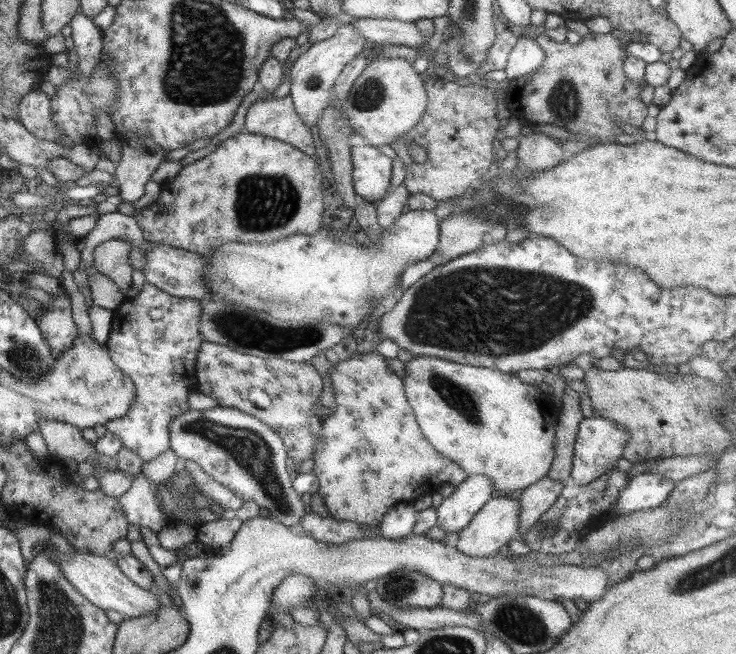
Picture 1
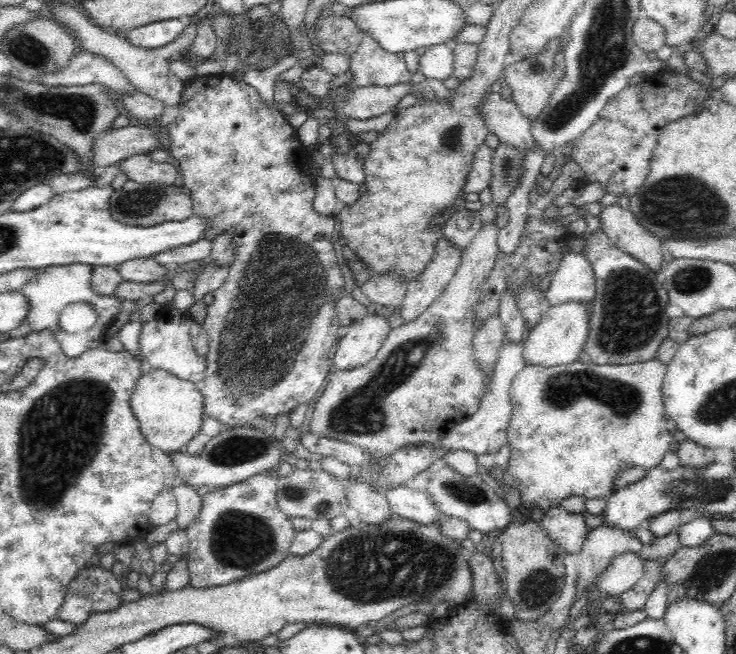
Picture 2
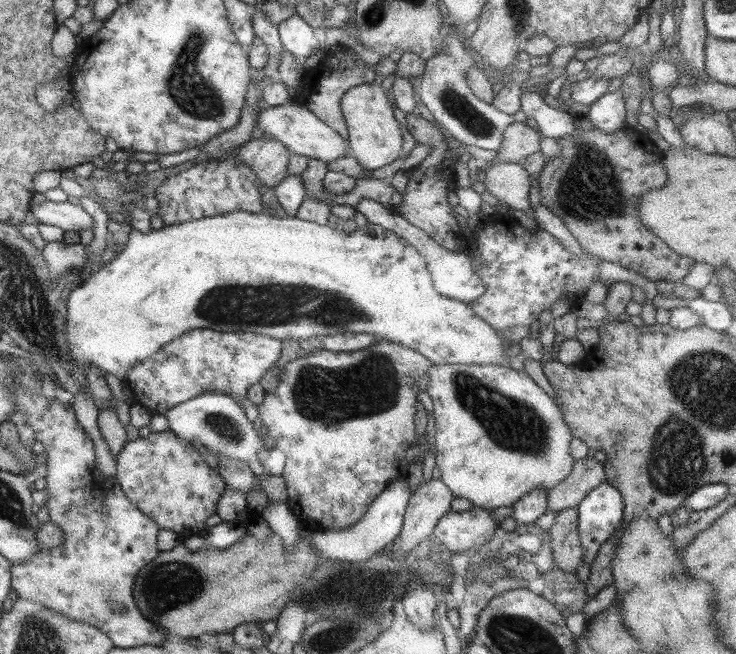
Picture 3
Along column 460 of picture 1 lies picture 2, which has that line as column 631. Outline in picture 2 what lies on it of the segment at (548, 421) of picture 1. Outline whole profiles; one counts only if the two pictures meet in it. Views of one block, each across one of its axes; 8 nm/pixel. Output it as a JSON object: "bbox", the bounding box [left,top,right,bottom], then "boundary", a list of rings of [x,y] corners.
{"bbox":[507,358,677,510],"boundary":[[[658,358],[602,366],[590,361],[550,368],[526,364],[510,387],[512,412],[507,430],[510,445],[507,479],[520,492],[522,502],[528,500],[532,506],[546,510],[558,507],[570,496],[606,499],[613,493],[612,484],[622,468],[635,466],[647,471],[658,467],[664,454],[670,451],[677,430],[664,409],[662,384],[666,368]]]}

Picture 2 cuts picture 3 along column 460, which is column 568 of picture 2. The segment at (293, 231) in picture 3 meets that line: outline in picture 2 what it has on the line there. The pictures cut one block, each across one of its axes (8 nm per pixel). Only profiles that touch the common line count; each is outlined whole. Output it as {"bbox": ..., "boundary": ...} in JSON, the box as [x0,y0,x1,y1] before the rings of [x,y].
{"bbox":[523,301,590,368],"boundary":[[[568,301],[558,306],[551,306],[545,311],[541,322],[528,330],[524,337],[523,359],[526,364],[550,368],[572,364],[578,360],[590,329],[587,310],[580,301]]]}

